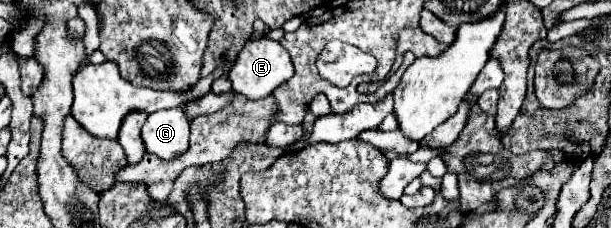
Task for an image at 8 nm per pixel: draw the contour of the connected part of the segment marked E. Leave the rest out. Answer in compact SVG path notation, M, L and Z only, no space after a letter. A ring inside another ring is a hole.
M262 37L262 39L250 39L244 45L244 49L238 53L236 65L228 73L228 79L232 81L232 89L236 93L256 101L256 99L272 95L272 91L280 87L284 81L288 81L292 75L294 75L294 65L290 61L288 51L280 43L270 41L268 37Z

